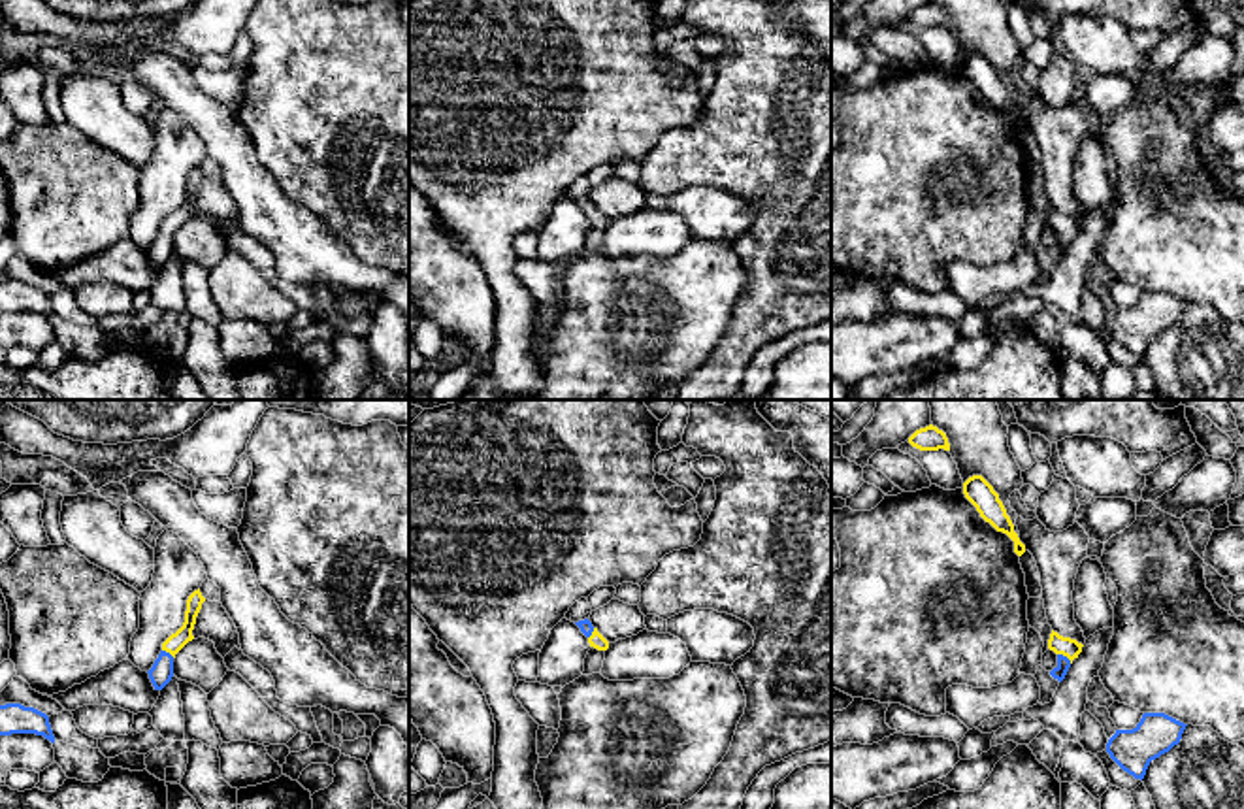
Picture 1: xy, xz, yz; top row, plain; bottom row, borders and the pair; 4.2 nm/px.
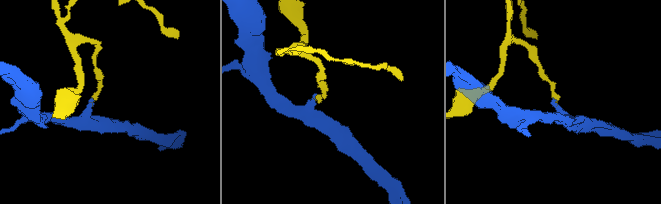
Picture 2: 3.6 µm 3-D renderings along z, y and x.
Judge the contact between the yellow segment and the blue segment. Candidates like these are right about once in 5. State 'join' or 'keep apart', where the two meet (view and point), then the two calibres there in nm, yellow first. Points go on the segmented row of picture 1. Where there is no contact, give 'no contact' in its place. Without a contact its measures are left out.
keep apart | yz (1065, 655) | 80/60 nm

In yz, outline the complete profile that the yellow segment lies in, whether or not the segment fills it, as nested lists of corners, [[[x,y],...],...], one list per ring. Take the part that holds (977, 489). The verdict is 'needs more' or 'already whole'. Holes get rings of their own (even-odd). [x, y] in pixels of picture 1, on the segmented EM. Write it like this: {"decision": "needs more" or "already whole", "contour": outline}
{"decision": "already whole", "contour": [[[973,475],[963,483],[963,494],[986,522],[1014,541],[1014,553],[1022,556],[1025,553],[1025,545],[1014,532],[1014,524],[993,487],[982,475]]]}

